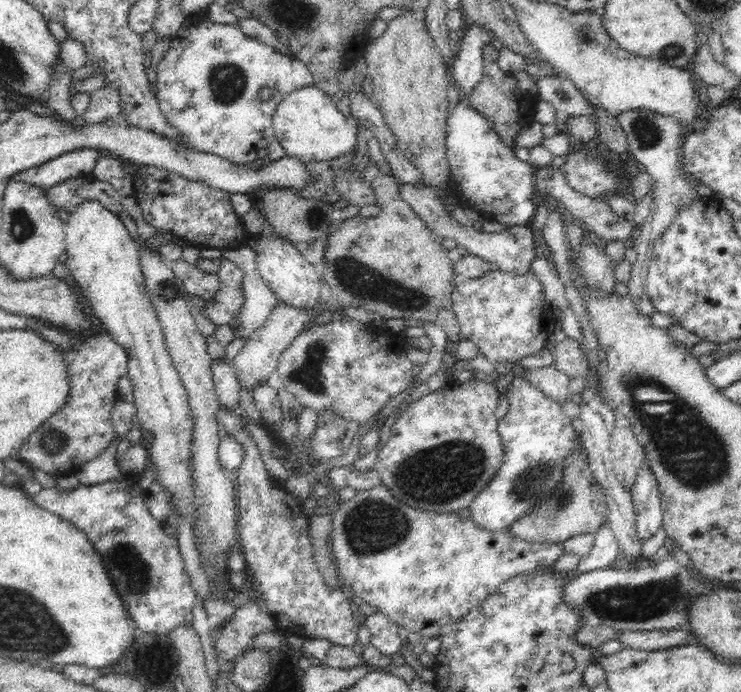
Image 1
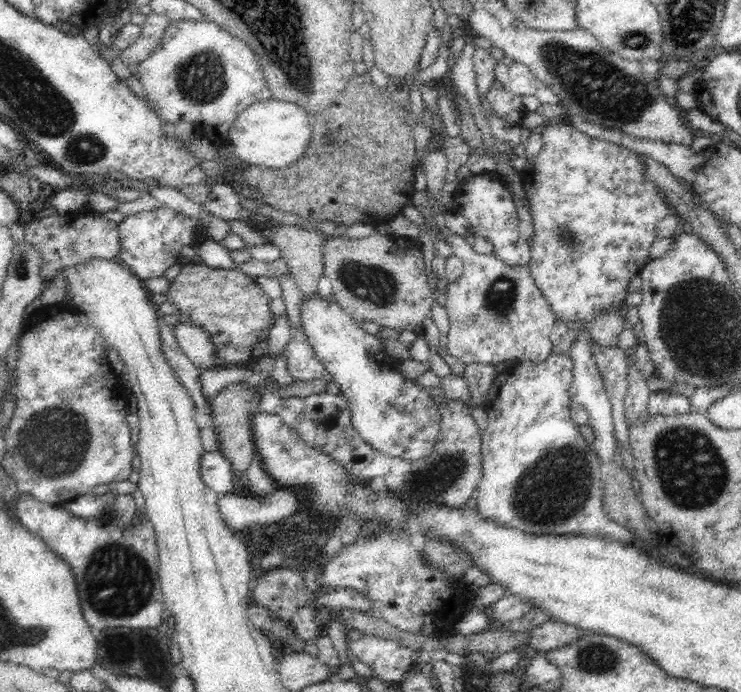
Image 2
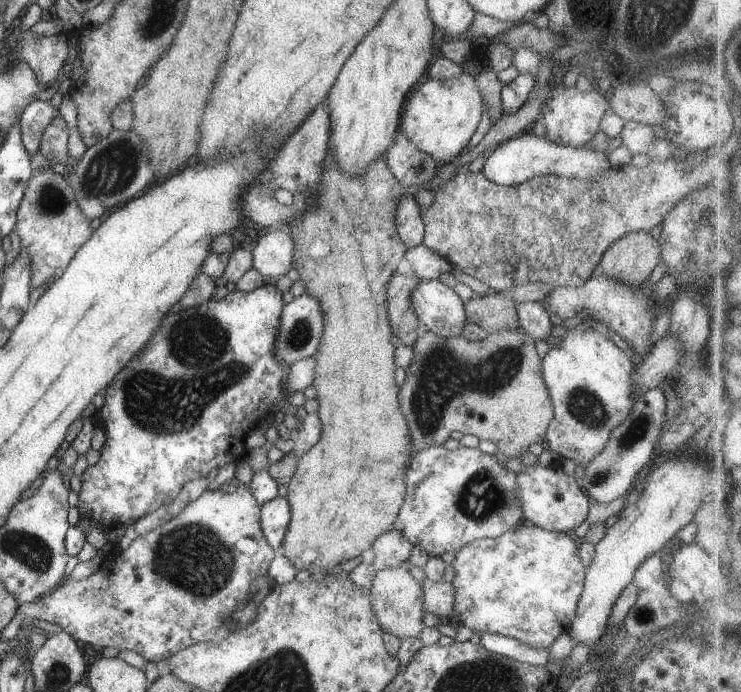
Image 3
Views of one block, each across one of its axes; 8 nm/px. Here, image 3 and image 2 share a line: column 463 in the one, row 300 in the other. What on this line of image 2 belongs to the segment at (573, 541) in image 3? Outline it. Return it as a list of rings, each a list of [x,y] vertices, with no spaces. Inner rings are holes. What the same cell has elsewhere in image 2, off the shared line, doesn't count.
[[[564,123],[539,131],[544,146],[522,171],[522,183],[534,223],[527,267],[536,287],[548,301],[555,321],[566,319],[566,330],[573,325],[586,328],[600,311],[623,311],[629,294],[626,291],[628,282],[650,260],[648,250],[658,239],[656,226],[671,214],[673,207],[656,184],[647,179],[643,158],[633,151],[608,140],[596,140]]]

